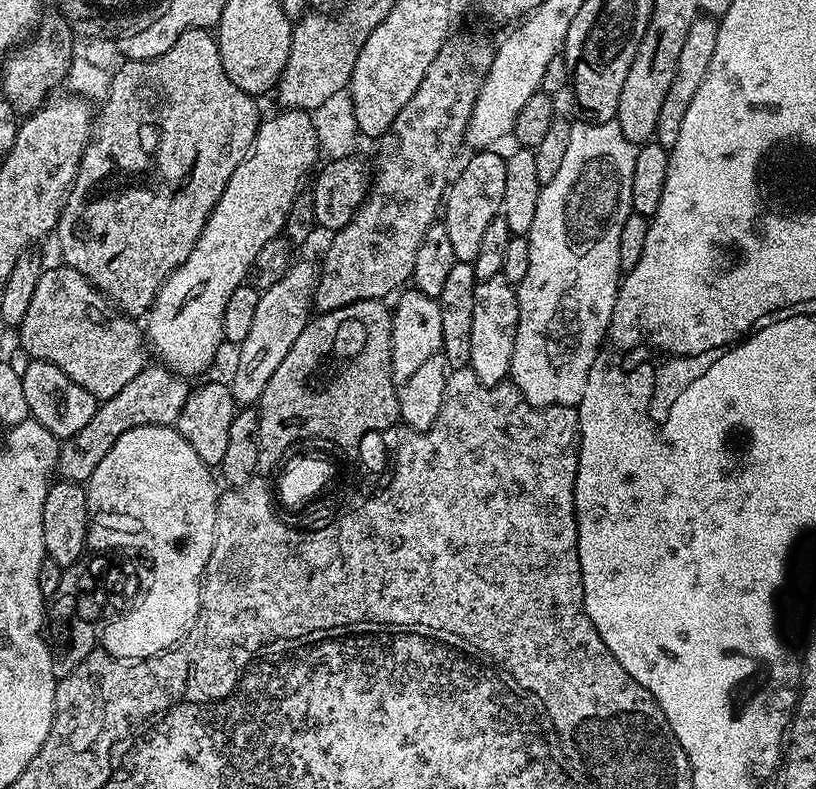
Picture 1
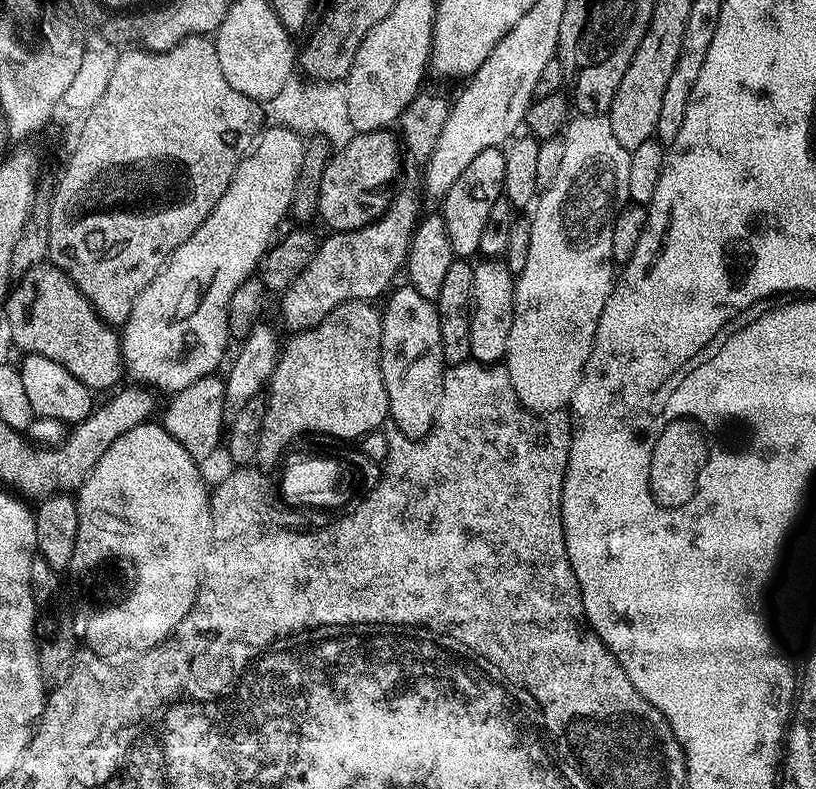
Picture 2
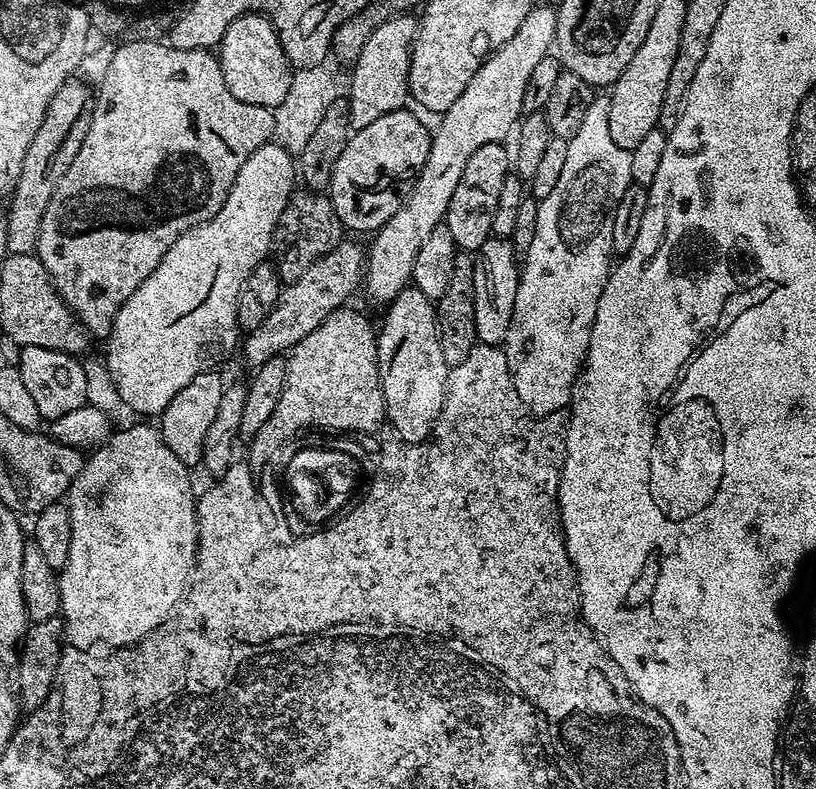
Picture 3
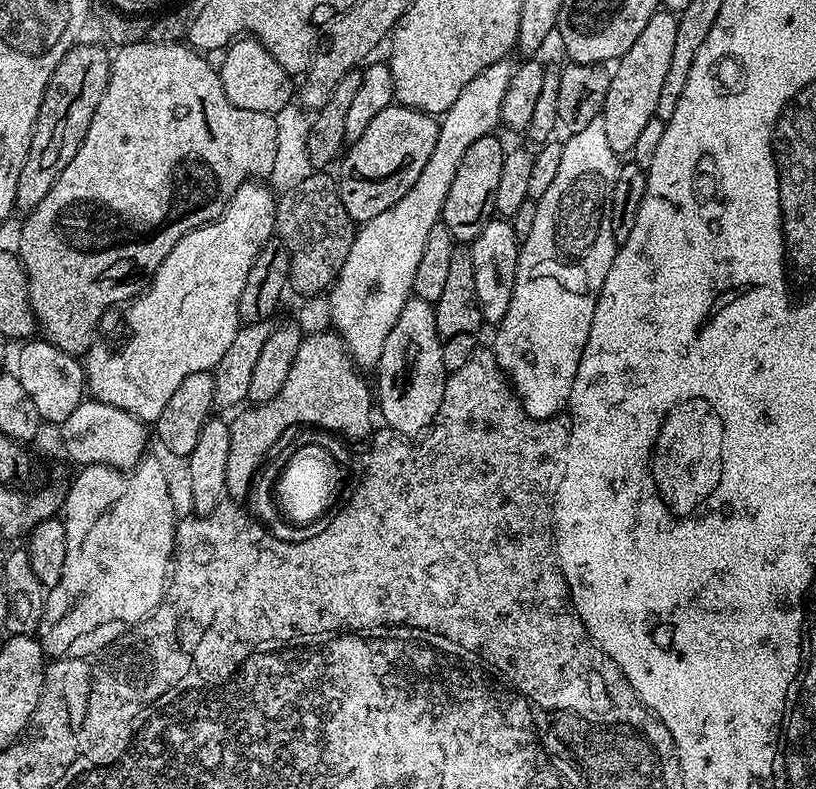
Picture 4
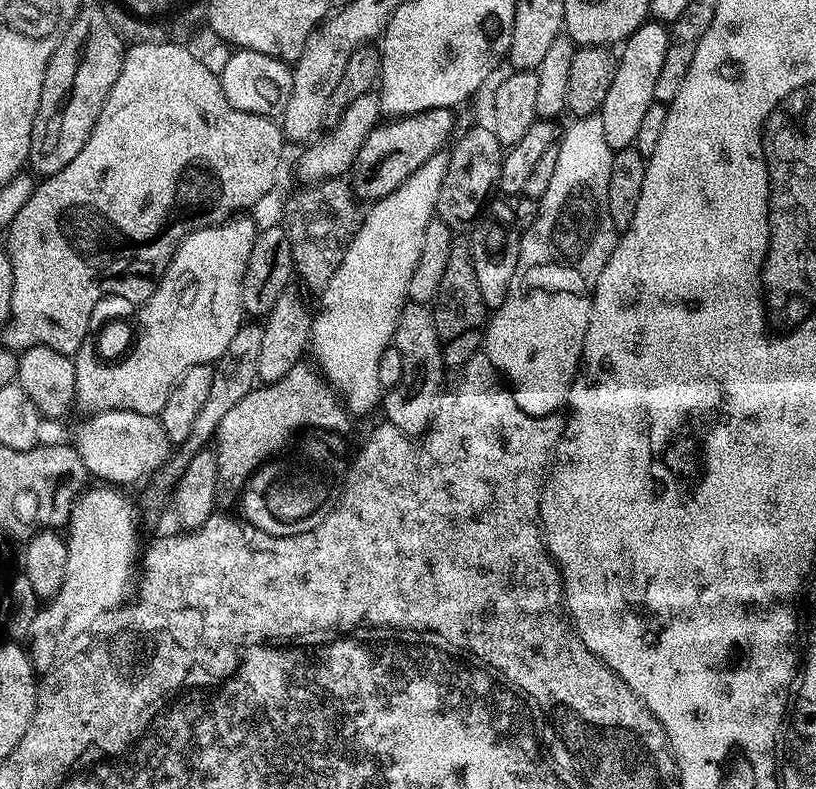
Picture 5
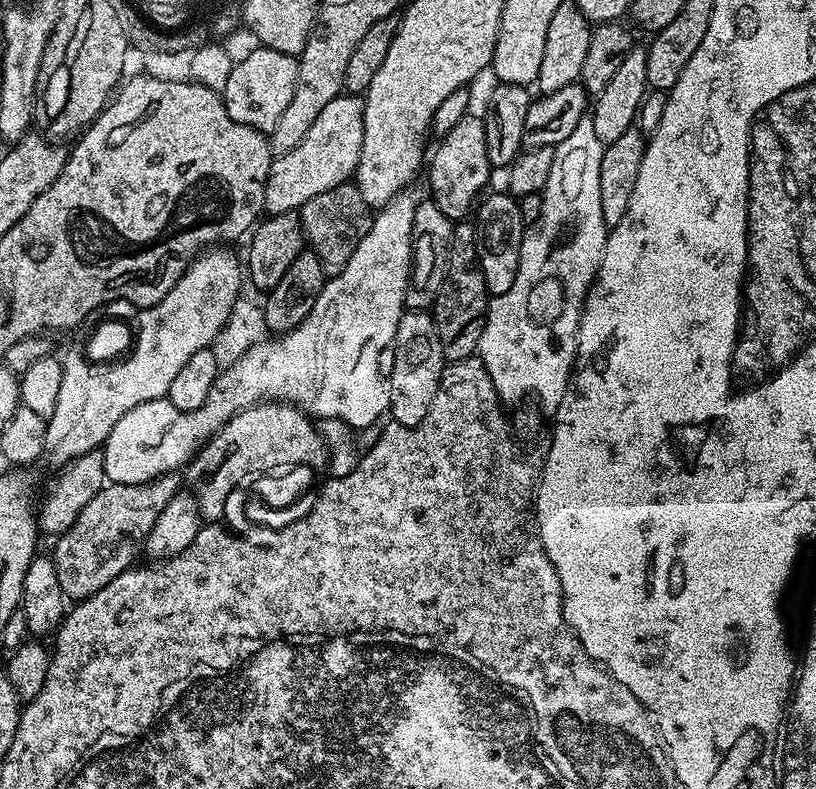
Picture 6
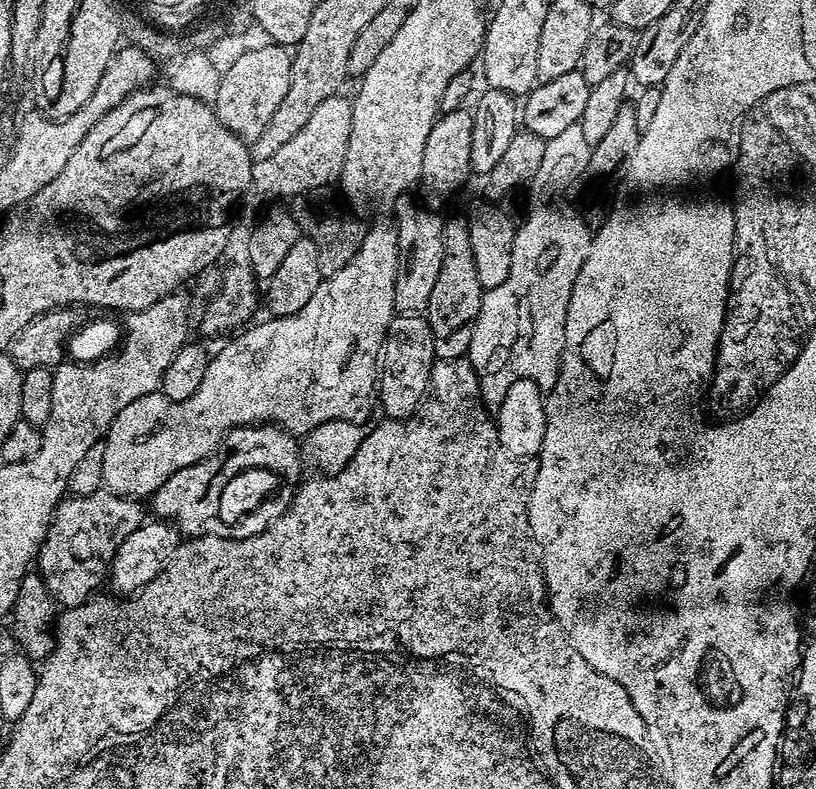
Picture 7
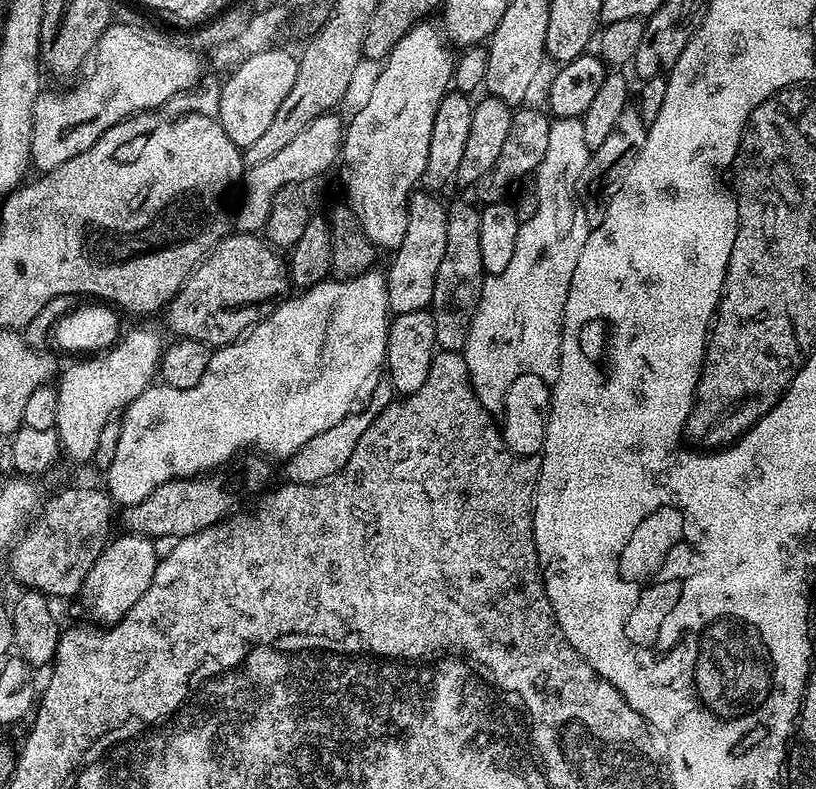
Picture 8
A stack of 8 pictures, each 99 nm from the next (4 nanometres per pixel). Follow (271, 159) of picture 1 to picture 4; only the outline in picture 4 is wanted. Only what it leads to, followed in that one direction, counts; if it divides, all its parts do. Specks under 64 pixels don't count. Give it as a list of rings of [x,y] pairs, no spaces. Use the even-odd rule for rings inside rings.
[[[249,182],[244,184],[234,195],[232,200],[224,208],[224,212],[217,220],[210,224],[204,224],[201,228],[196,228],[190,234],[186,234],[178,242],[178,246],[174,246],[174,250],[170,250],[170,254],[166,254],[166,258],[162,262],[162,266],[158,266],[158,270],[153,274],[150,283],[145,287],[139,296],[135,297],[127,305],[128,308],[128,337],[124,340],[121,348],[116,348],[111,352],[108,348],[103,348],[100,342],[93,343],[83,357],[84,375],[86,377],[86,388],[90,393],[91,399],[100,400],[103,404],[114,406],[118,410],[126,410],[126,414],[130,414],[134,418],[145,422],[154,422],[158,418],[158,414],[162,414],[166,402],[170,402],[174,390],[178,390],[178,385],[186,378],[190,378],[190,374],[198,374],[199,372],[212,372],[218,362],[222,362],[222,354],[226,354],[230,342],[234,342],[234,334],[242,327],[240,319],[240,295],[242,294],[242,286],[246,286],[246,278],[250,274],[250,266],[254,266],[254,258],[258,258],[258,254],[262,250],[262,246],[266,241],[273,239],[274,229],[276,226],[276,202],[277,197],[267,183]]]

